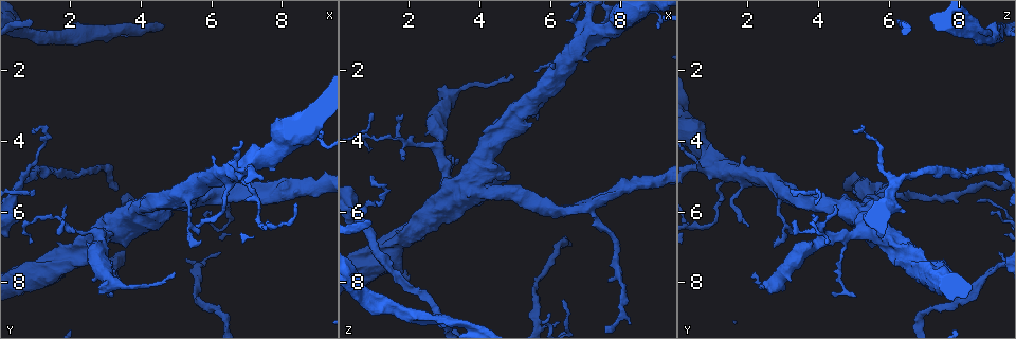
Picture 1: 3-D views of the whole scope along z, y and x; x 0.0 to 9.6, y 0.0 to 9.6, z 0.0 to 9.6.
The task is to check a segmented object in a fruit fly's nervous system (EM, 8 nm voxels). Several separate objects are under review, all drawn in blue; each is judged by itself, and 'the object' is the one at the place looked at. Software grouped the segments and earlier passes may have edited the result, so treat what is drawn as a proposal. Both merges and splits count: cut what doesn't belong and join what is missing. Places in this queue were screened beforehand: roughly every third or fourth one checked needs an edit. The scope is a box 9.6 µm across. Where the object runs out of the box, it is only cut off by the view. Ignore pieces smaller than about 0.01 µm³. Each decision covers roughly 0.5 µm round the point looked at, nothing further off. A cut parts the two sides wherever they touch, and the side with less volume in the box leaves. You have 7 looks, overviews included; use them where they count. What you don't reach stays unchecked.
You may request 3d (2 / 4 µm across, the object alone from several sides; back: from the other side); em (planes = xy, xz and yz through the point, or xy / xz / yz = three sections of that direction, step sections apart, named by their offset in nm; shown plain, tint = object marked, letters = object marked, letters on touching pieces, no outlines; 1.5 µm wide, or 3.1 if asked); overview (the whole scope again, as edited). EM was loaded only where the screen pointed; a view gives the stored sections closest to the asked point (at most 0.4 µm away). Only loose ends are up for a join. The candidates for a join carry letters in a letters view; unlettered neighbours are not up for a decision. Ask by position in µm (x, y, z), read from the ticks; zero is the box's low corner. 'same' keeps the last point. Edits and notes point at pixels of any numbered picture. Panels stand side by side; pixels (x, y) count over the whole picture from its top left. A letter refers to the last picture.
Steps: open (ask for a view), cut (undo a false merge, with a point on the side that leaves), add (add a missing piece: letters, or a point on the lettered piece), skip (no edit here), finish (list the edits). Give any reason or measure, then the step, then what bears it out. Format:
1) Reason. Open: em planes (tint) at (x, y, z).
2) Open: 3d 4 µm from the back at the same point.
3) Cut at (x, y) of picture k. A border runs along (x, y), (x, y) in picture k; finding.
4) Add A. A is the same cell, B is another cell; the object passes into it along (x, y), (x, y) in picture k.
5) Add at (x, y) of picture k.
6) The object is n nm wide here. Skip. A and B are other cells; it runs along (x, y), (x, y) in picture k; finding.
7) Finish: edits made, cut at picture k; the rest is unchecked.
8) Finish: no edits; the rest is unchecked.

Calibre changes. Open: em xz step 8 (tint) at (5.65, 7.60, 9.00).

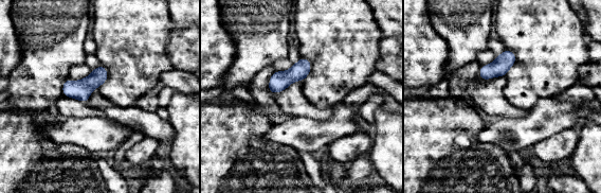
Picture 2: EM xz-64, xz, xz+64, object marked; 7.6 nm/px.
Open: em planes (letters) at the same point.

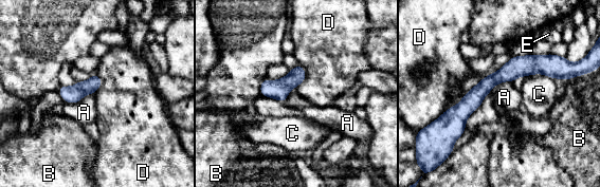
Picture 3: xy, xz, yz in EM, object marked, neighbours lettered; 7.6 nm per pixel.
The object is 110 nm wide here. Skip. A, B, C, D and E are other cells; it runs along (563, 74), (517, 66), (447, 113) in picture 3; all the same neuron.

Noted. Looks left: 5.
Tapers out. Open: 3d 2 µm at (3.20, 8.35, 4.45).

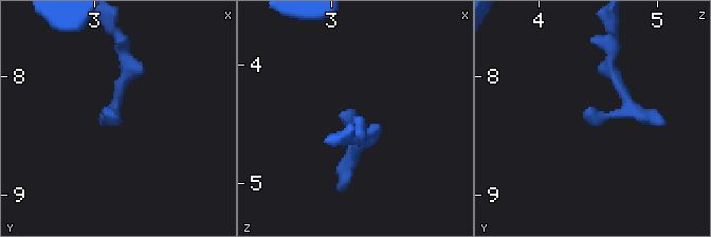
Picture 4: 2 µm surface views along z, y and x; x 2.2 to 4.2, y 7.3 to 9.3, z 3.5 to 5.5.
Need the tissue. Open: em planes (tint) at (3.20, 8.36, 4.38).

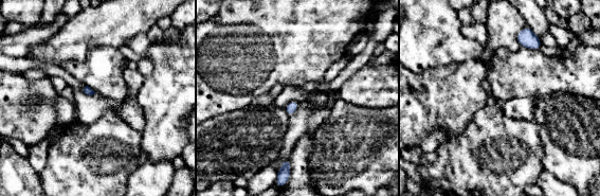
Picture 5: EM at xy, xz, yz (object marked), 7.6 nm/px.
See the neighbours. Open: em planes (letters) at the same point.

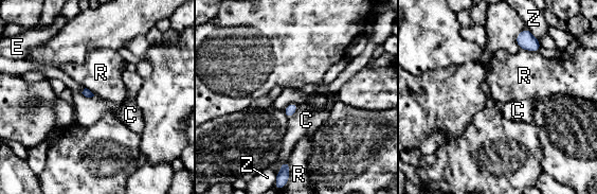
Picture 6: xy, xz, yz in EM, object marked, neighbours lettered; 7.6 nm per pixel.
Skip. C, E, R and Z are other cells; a border runs along (521, 48), (538, 52) in picture 6; no lettered piece goes on from it.

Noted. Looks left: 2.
Stops while still wide. Open: em yz step 4 (tint) at (3.40, 6.40, 6.15).

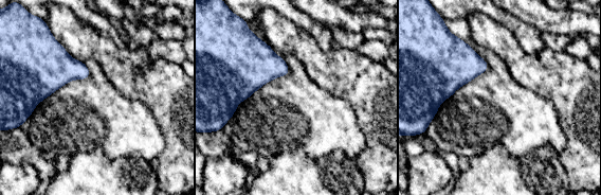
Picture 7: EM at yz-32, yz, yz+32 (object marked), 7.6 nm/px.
Another direction. Open: em planes (letters) at the same point.

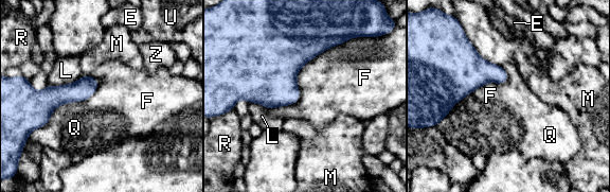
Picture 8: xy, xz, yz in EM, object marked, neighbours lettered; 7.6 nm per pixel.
The longest contact is with F, 800 nm. Skip. E, F, L, M, Q, R, U and Z are other cells; none of them fits.

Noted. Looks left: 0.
Finish: no edits; the rest is unchecked.

